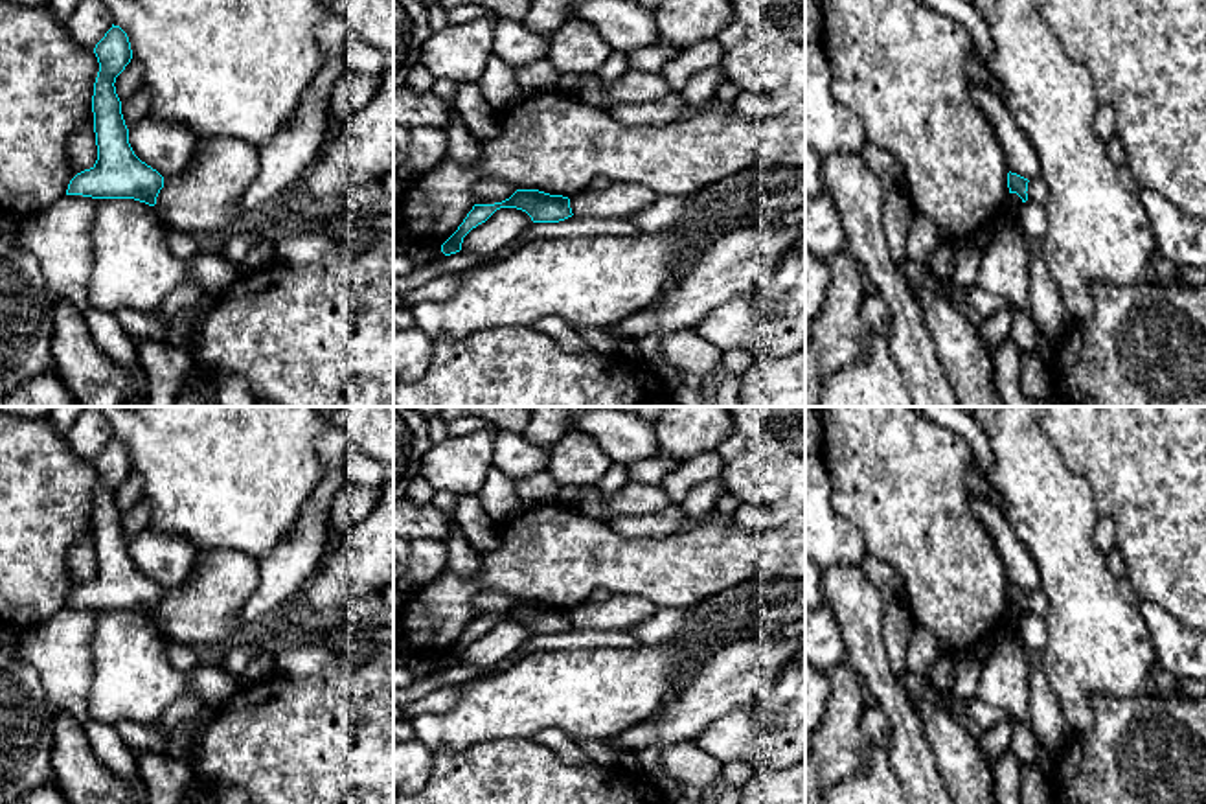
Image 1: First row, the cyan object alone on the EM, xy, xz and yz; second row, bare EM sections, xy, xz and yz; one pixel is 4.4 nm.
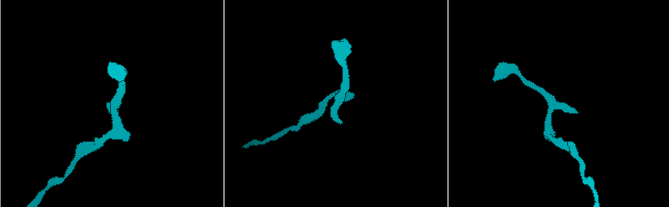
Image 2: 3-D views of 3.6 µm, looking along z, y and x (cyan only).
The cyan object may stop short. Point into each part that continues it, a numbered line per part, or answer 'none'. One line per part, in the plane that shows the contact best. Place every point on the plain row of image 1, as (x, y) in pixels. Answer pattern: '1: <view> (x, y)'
none

